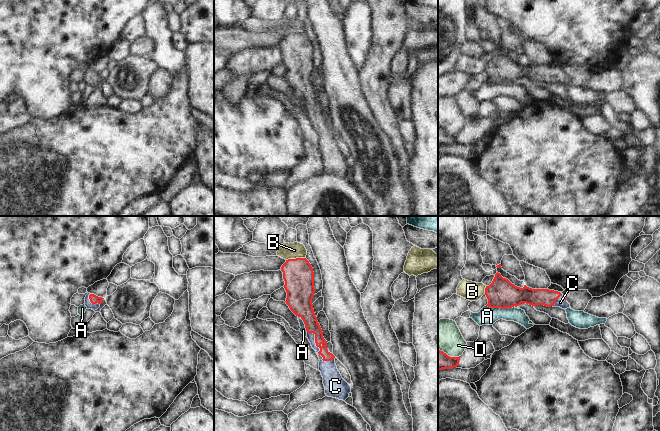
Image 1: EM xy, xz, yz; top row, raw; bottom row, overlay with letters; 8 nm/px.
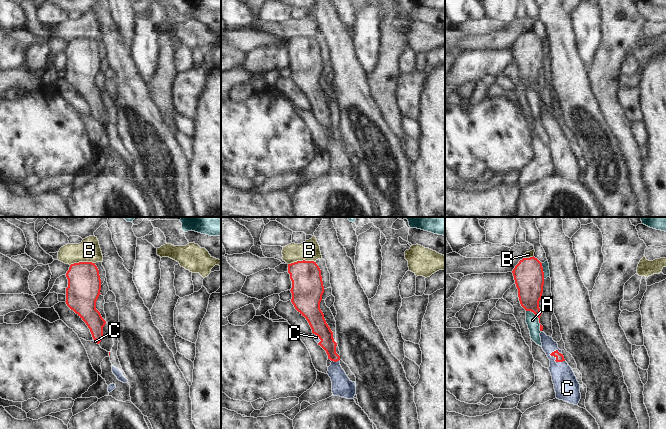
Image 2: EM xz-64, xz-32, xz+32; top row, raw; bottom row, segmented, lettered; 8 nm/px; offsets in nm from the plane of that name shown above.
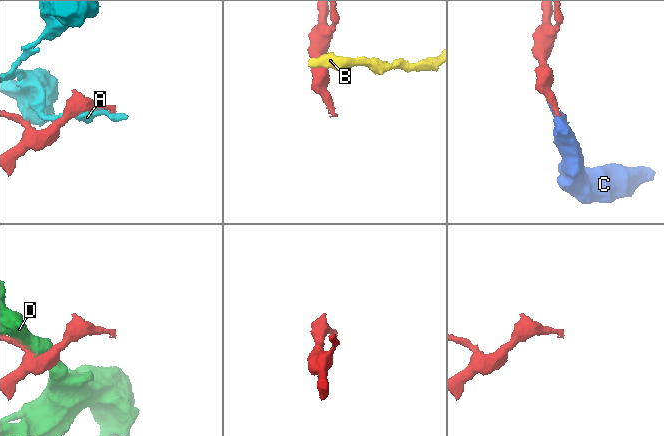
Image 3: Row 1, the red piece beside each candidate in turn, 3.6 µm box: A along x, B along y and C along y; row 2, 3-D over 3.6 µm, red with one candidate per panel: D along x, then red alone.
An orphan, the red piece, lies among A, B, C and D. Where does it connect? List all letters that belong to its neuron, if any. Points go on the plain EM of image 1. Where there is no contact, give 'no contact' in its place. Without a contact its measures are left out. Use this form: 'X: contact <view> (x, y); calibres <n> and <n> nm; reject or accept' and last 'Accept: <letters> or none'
A: contact yz (499, 83); calibres 240 and 140 nm; reject
B: contact xz (296, 34); calibres 240 and 130 nm; reject
C: contact xz (320, 125); calibres 110 and 140 nm; accept
D: contact yz (449, 132); calibres 160 and 260 nm; reject
Accept: C

